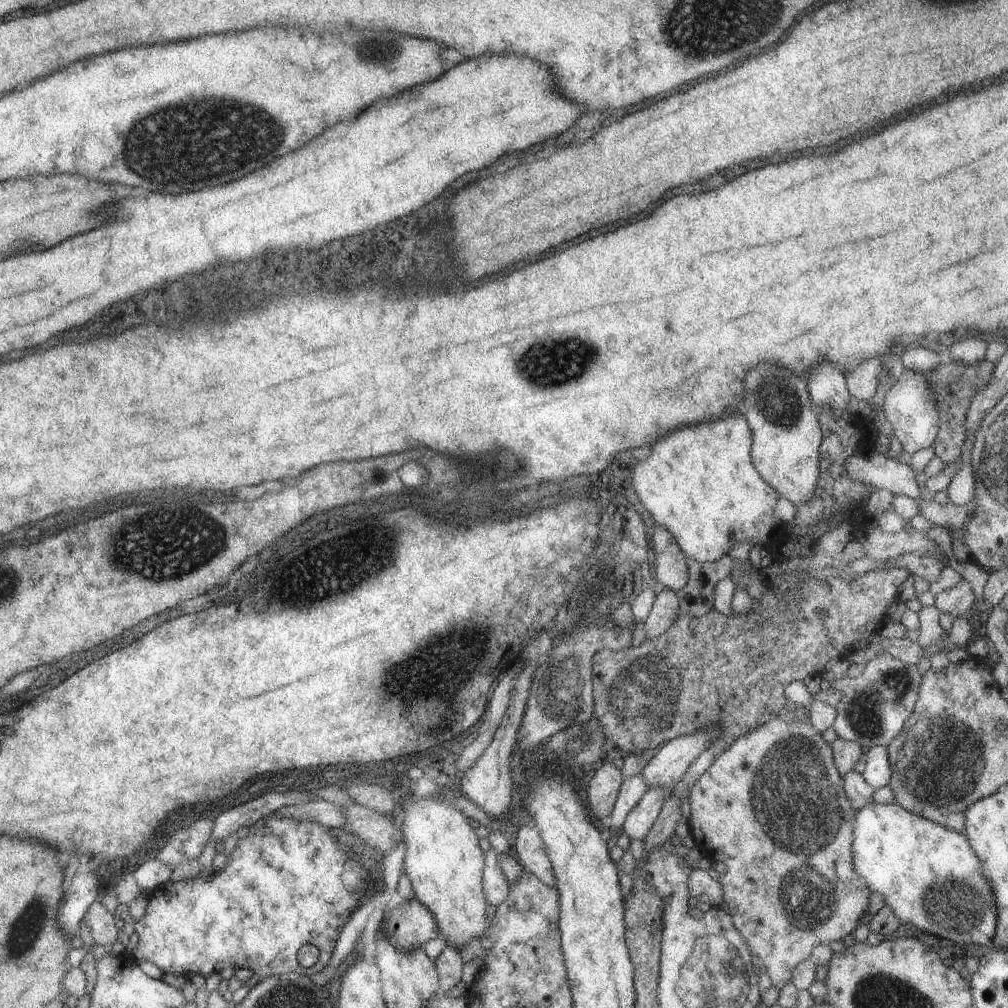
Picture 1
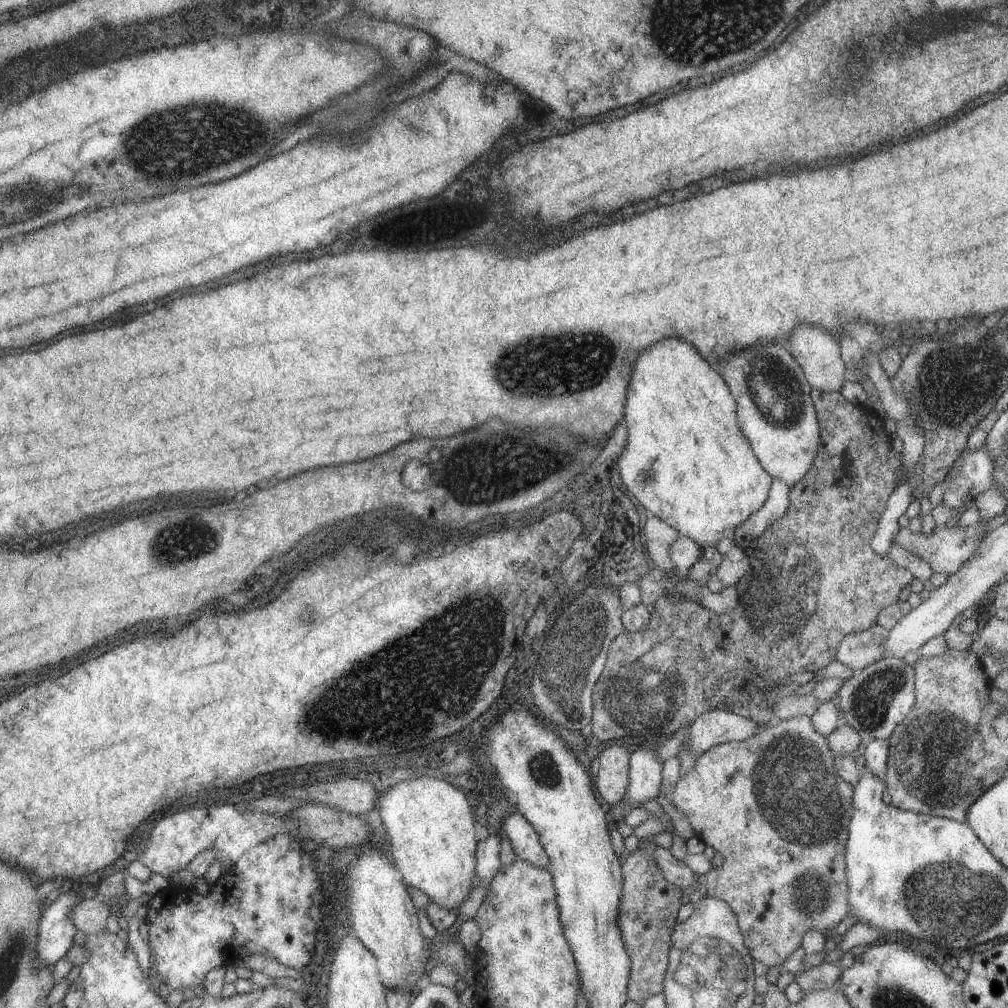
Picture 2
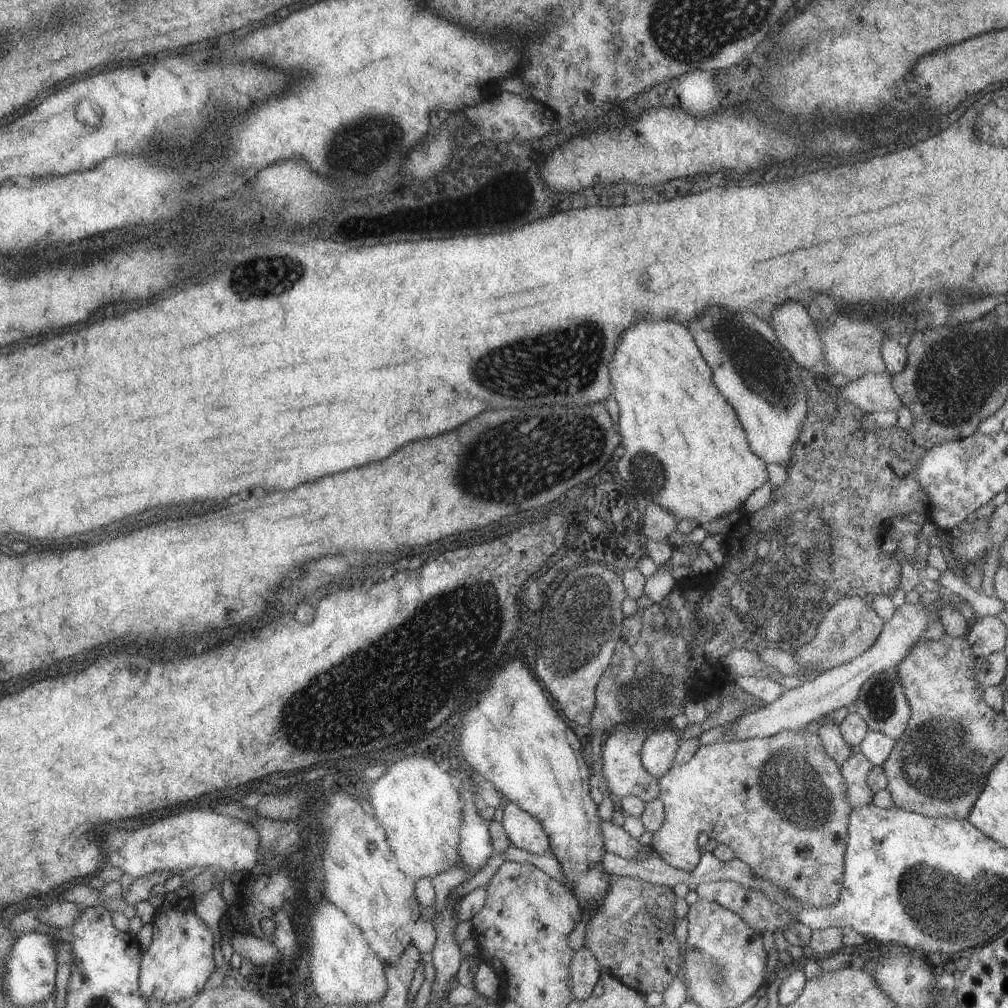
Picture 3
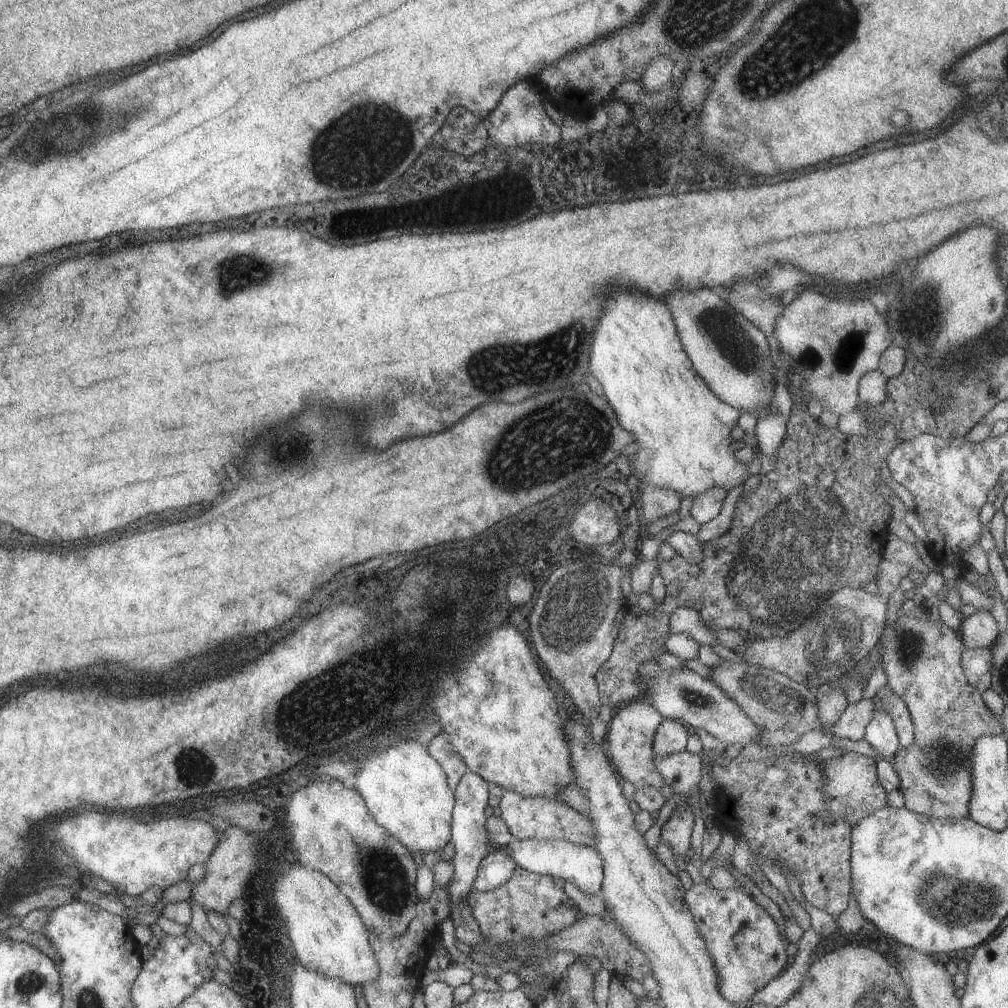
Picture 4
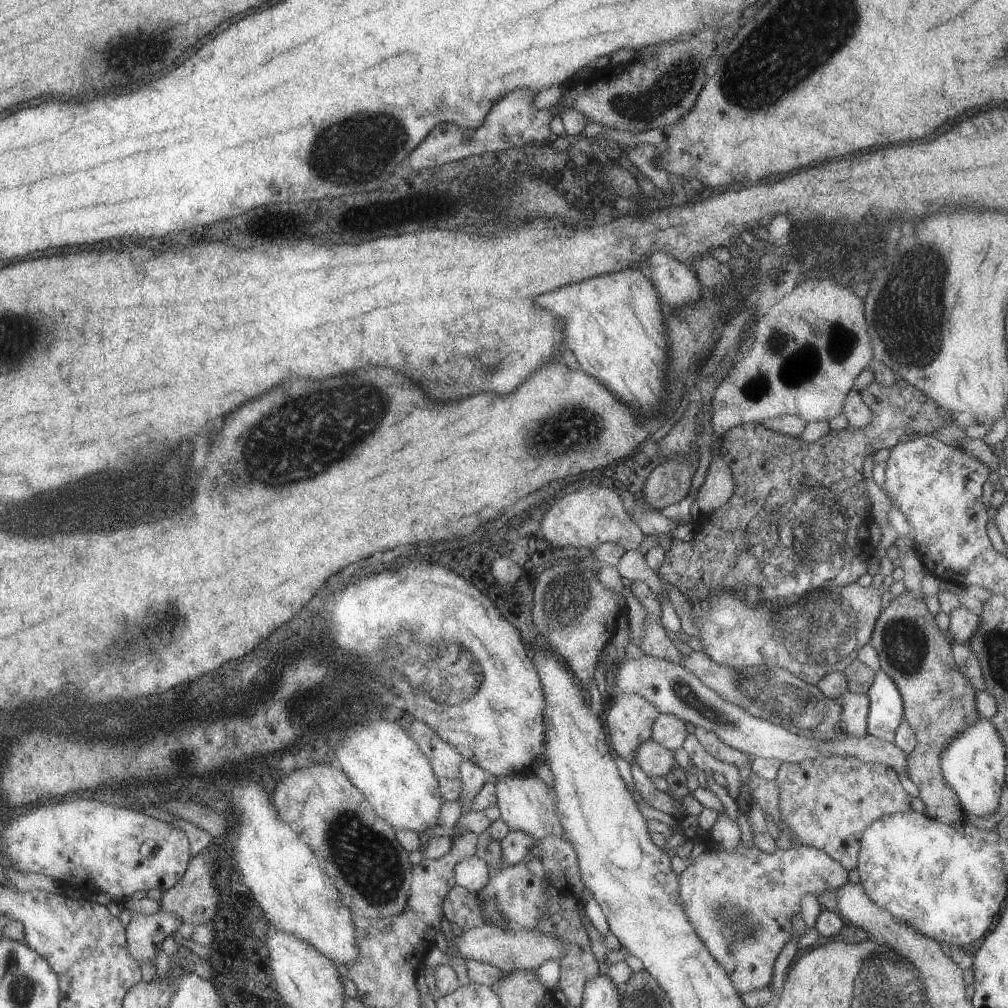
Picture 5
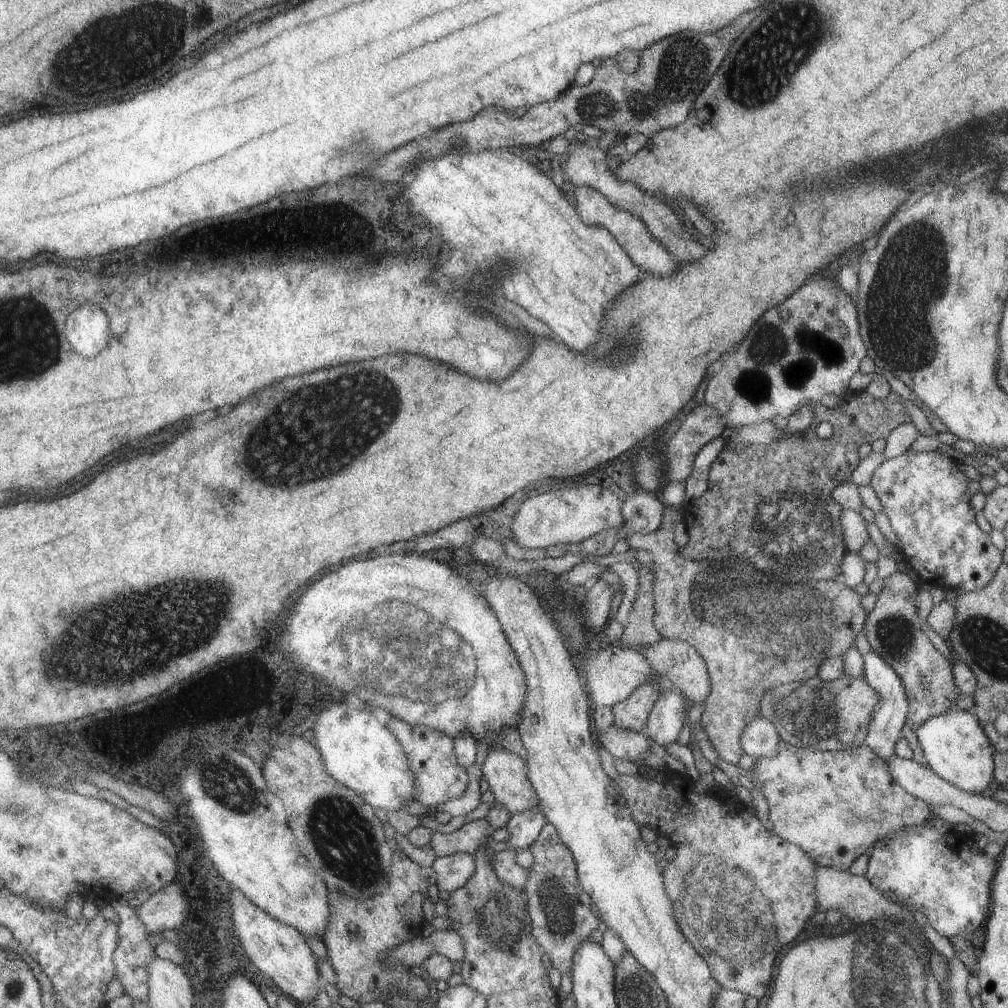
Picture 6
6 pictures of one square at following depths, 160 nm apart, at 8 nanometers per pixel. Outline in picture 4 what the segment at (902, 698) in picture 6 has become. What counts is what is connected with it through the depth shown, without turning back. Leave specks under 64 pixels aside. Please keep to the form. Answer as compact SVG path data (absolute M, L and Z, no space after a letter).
M883 706L873 710L873 716L864 729L864 740L883 758L895 756L900 749L893 720Z

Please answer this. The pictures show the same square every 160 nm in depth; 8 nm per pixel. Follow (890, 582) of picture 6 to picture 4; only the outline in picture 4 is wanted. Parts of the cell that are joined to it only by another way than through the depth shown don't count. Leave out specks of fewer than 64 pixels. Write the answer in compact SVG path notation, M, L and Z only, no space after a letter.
M906 614L899 616L899 618L895 620L895 624L885 626L878 645L881 646L879 662L880 667L887 678L886 686L891 690L891 692L893 692L893 694L895 694L895 696L897 696L897 698L903 700L915 730L912 744L907 746L907 748L899 749L897 754L894 756L895 761L892 762L892 767L894 768L895 774L897 774L900 782L898 790L903 794L903 808L917 814L939 819L957 820L968 817L968 803L971 795L971 780L969 780L968 761L969 756L971 756L971 744L973 744L979 736L986 736L989 734L1002 735L1002 724L997 721L997 718L995 718L991 712L989 712L989 708L983 704L981 692L977 691L973 686L970 686L966 682L960 664L961 652L964 649L960 640L960 635L958 632L955 632L955 630L948 628L941 620L935 620L935 622L924 622L923 620L919 620L917 616Z

